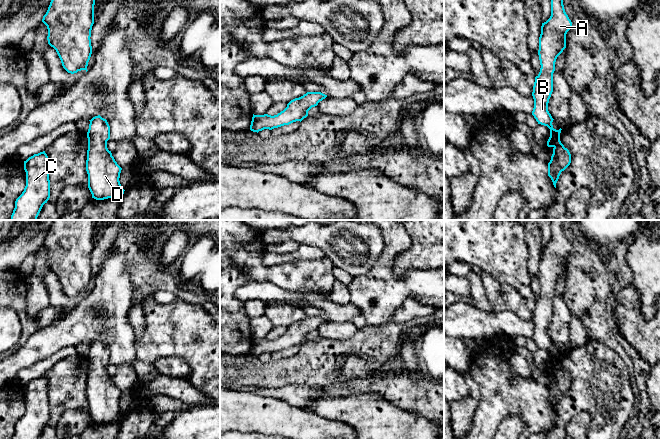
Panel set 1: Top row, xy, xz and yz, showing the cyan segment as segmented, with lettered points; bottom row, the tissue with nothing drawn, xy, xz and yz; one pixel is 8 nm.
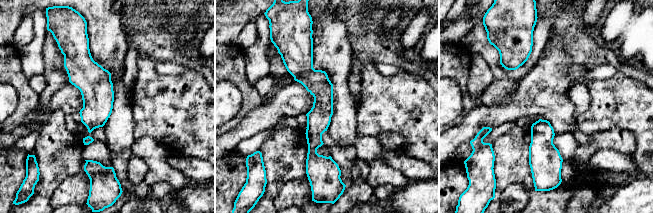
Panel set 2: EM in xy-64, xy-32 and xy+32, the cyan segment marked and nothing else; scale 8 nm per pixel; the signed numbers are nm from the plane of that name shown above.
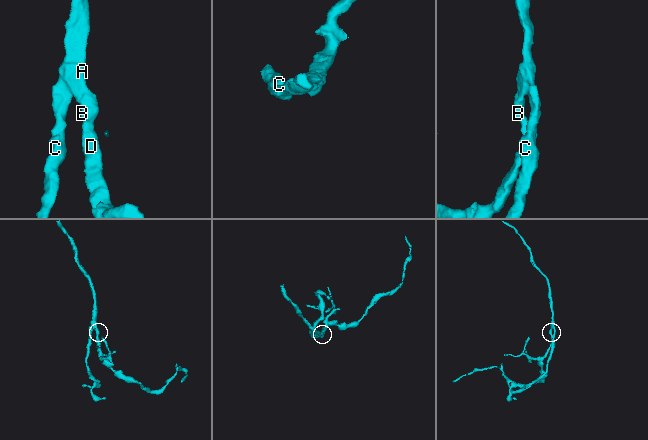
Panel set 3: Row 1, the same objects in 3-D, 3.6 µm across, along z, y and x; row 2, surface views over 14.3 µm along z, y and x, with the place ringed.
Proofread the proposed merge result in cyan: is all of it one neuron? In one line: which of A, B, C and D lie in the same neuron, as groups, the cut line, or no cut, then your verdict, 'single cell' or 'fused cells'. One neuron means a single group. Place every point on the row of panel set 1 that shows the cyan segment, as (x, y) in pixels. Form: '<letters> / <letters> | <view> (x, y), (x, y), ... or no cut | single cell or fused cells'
A B C D | no cut | single cell

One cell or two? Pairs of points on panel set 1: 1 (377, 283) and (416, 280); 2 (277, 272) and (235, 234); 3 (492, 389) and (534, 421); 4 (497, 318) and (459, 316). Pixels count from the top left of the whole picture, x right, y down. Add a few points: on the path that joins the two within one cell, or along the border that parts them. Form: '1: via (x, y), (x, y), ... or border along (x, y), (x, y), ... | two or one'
1: via (387, 284), (406, 284) | one
2: via (265, 272), (239, 246) | one
3: via (503, 395), (511, 397), (524, 410) | one
4: via (488, 318), (468, 318) | one

